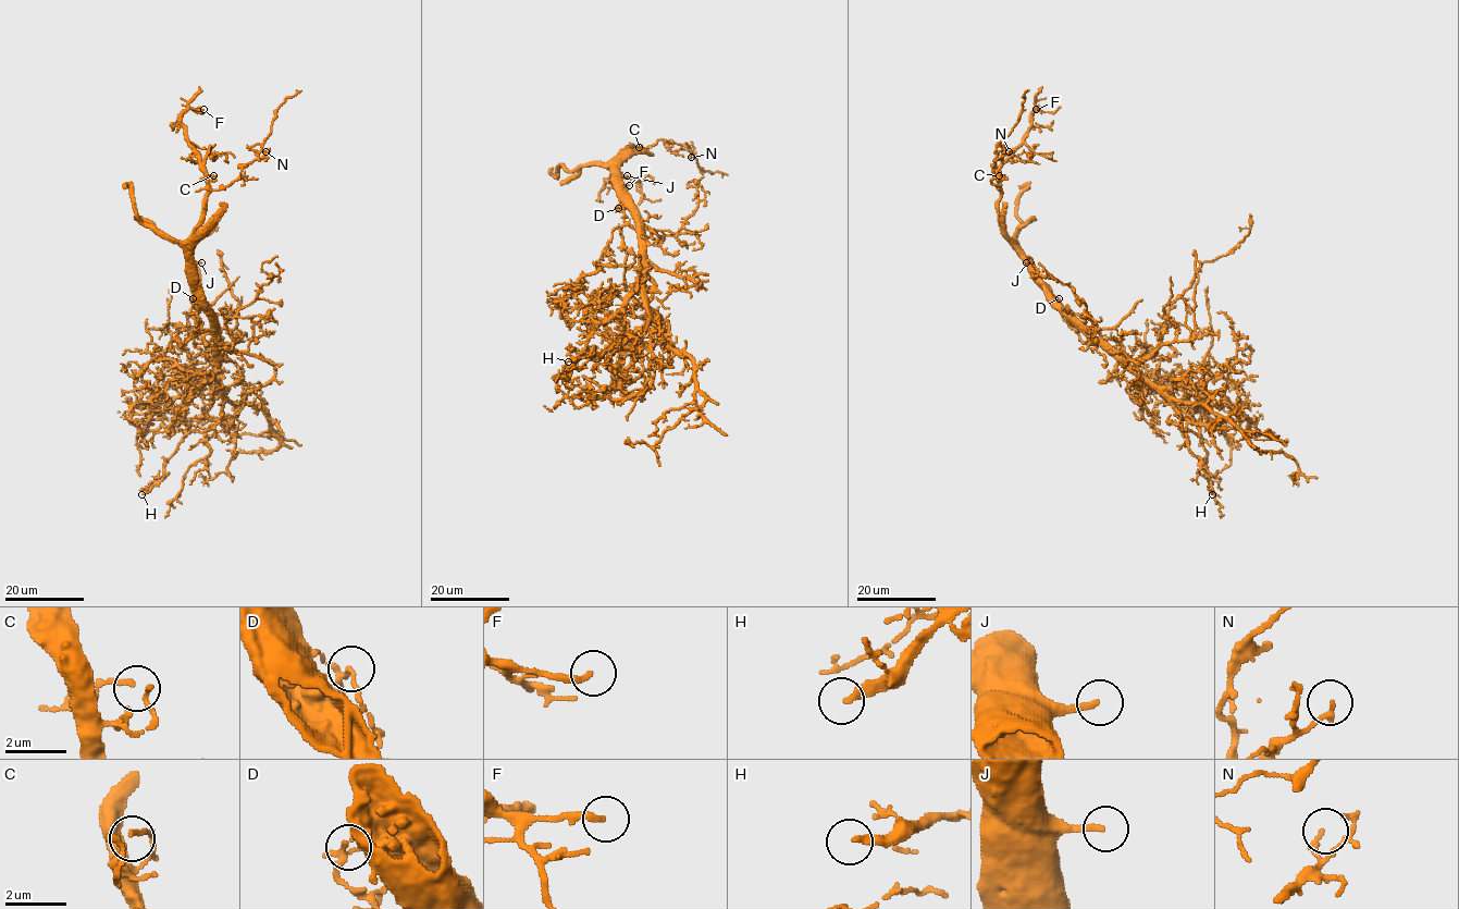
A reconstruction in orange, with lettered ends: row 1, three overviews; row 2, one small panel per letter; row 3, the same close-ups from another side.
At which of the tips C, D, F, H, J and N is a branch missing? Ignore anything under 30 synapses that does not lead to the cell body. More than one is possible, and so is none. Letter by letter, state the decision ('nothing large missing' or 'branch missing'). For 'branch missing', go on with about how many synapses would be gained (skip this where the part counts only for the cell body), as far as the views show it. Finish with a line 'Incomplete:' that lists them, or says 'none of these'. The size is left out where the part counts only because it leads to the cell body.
C: nothing large missing
D: nothing large missing
F: branch missing | 50 syn
H: branch missing | 45 syn
J: branch missing | 80 syn
N: nothing large missing
Incomplete: F, H, J

